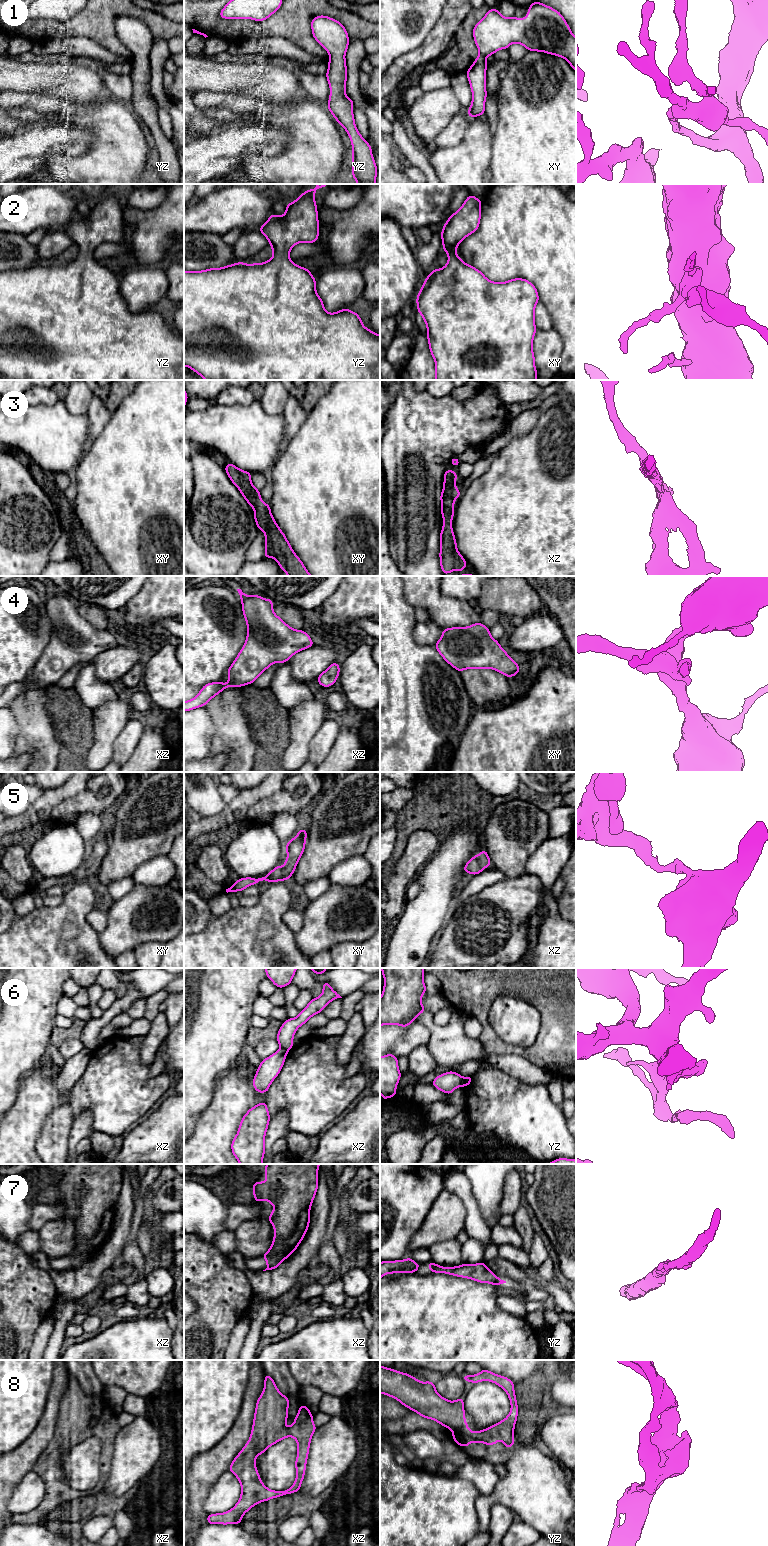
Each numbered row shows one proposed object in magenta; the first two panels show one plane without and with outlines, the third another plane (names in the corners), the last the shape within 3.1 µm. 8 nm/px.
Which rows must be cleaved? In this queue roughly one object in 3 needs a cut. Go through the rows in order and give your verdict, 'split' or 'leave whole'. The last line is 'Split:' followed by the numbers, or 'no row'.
1: leave whole
2: leave whole
3: leave whole
4: leave whole
5: leave whole
6: split
7: leave whole
8: leave whole
Split: 6

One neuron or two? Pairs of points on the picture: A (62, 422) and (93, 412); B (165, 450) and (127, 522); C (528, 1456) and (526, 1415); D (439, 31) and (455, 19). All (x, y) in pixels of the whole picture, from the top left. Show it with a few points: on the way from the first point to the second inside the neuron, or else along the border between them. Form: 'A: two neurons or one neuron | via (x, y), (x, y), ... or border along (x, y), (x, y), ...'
A: two neurons | border along (86, 413), (88, 421), (87, 438)
B: one neuron | via (165, 468), (165, 484), (145, 504)
C: two neurons | border along (515, 1441), (534, 1446)
D: one neuron | via (443, 29), (451, 21)

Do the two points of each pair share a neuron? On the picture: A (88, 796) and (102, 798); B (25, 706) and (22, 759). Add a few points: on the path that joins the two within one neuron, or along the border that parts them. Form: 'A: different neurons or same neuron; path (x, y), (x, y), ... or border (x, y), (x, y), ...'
A: same neuron; path (91, 798), (99, 798)
B: different neurons; border (13, 756), (29, 753), (32, 760)

